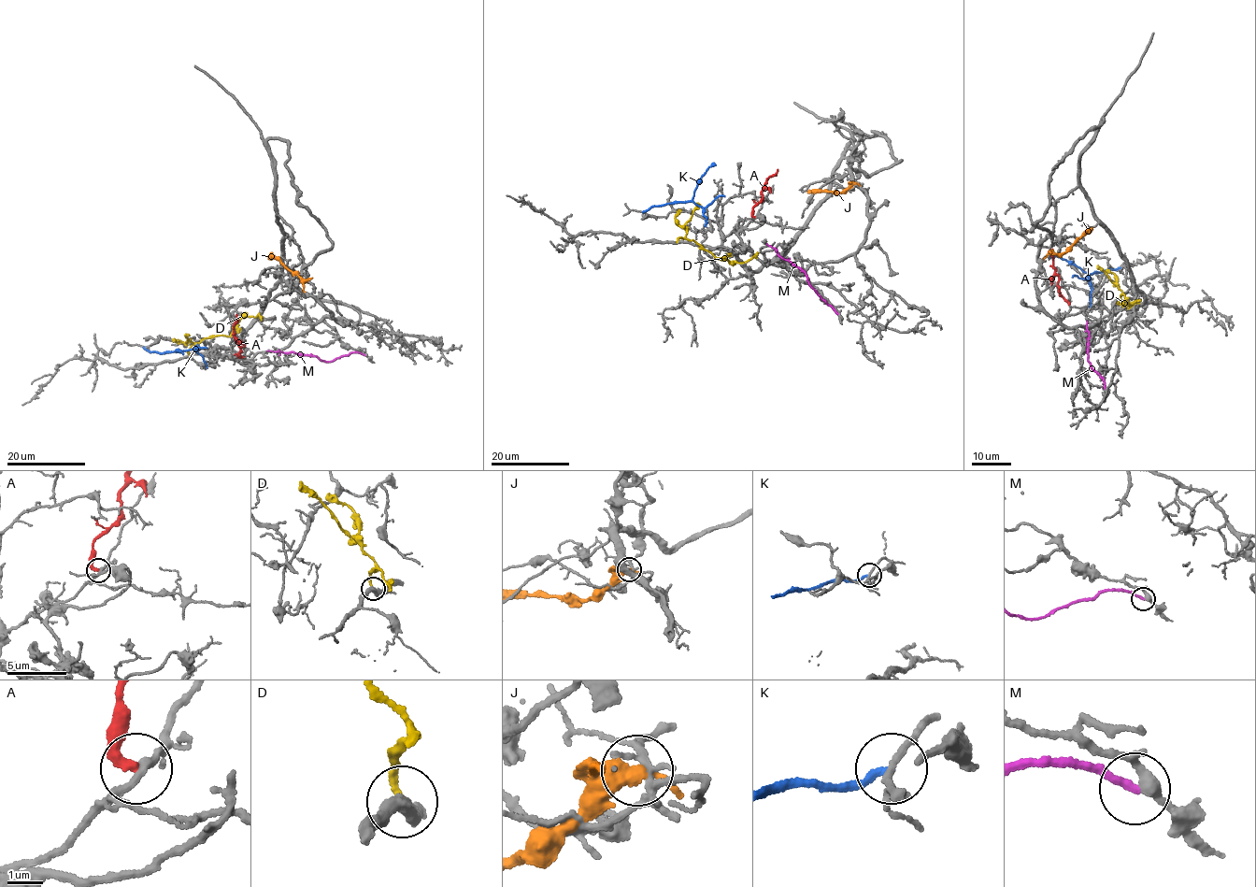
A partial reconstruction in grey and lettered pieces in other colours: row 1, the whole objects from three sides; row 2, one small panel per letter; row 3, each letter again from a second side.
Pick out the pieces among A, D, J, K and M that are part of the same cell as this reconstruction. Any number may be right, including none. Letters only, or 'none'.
none

